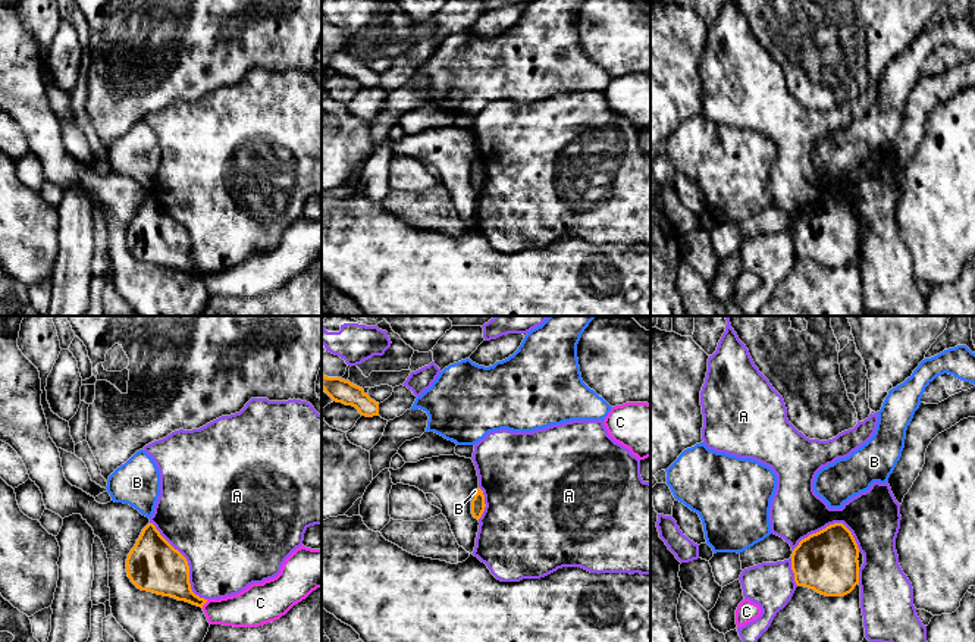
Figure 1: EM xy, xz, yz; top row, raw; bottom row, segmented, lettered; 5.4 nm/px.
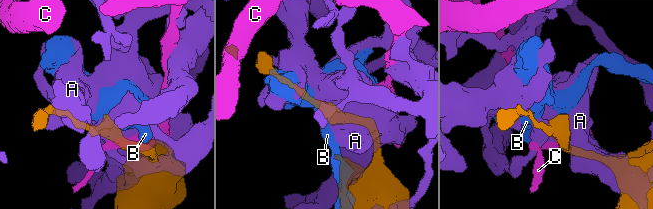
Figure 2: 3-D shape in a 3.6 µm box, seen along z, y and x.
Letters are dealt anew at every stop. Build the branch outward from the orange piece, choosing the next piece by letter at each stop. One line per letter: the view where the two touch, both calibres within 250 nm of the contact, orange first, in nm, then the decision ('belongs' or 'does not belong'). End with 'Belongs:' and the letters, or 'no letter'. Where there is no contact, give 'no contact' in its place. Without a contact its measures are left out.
A: xy | 300/480 nm | does not belong
B: xz | 80/20 nm | does not belong
C: xy | 220/200 nm | does not belong
Belongs: no letter

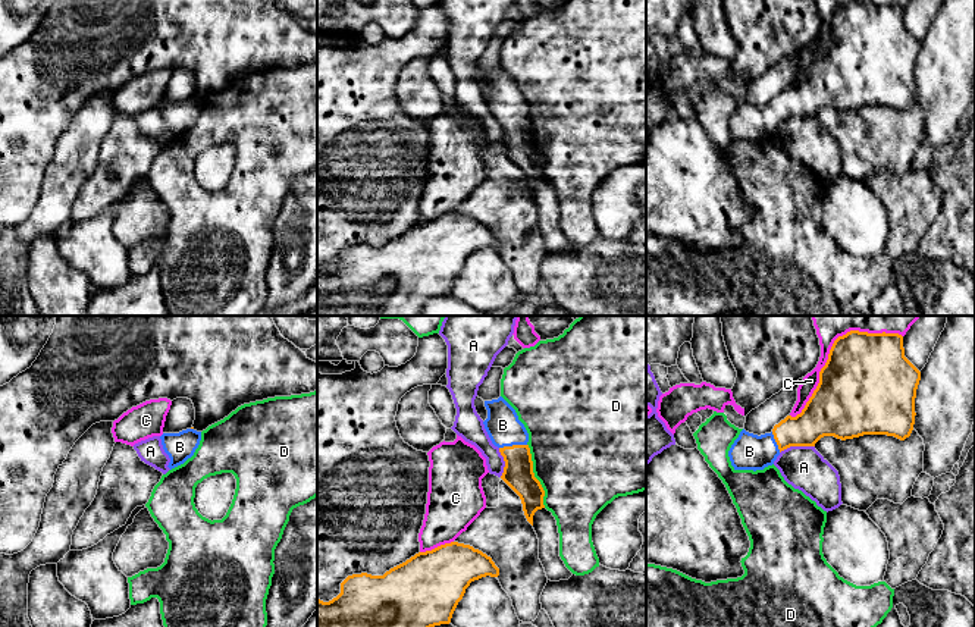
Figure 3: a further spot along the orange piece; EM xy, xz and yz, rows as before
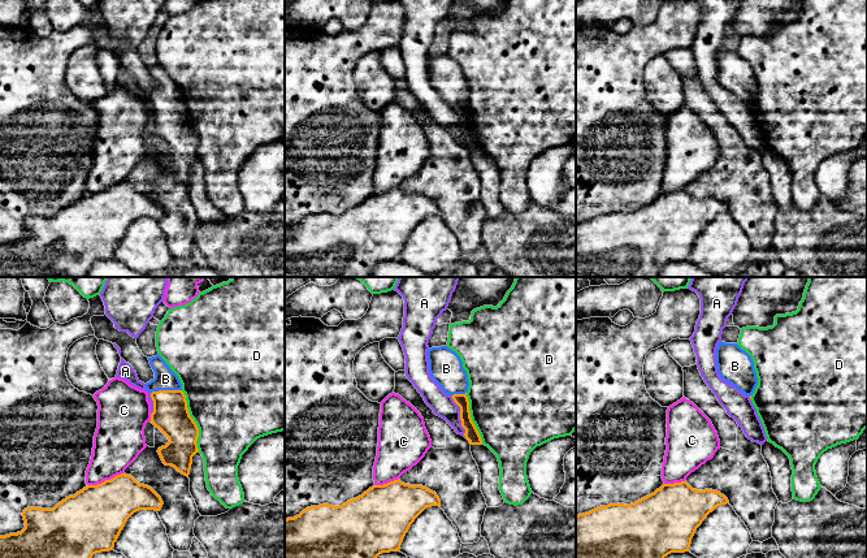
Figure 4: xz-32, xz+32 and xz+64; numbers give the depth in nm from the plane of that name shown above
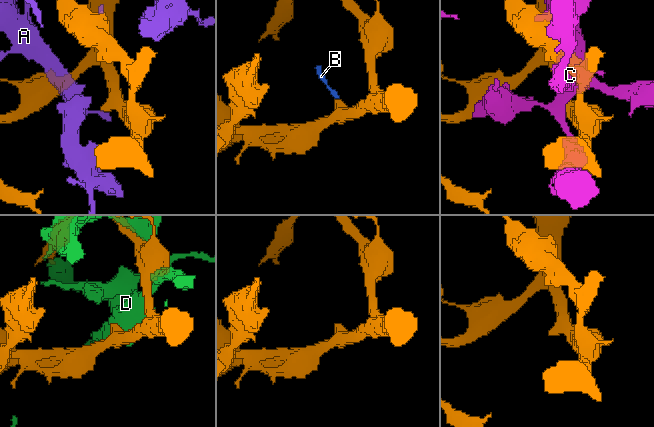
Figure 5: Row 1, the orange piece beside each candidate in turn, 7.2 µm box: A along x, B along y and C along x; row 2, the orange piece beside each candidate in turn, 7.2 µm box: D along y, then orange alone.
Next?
A: yz | 260/240 nm | does not belong
B: xz | 160/190 nm | belongs
C: yz | 480/90 nm | does not belong
D: xz | 160/460 nm | does not belong
Belongs: B

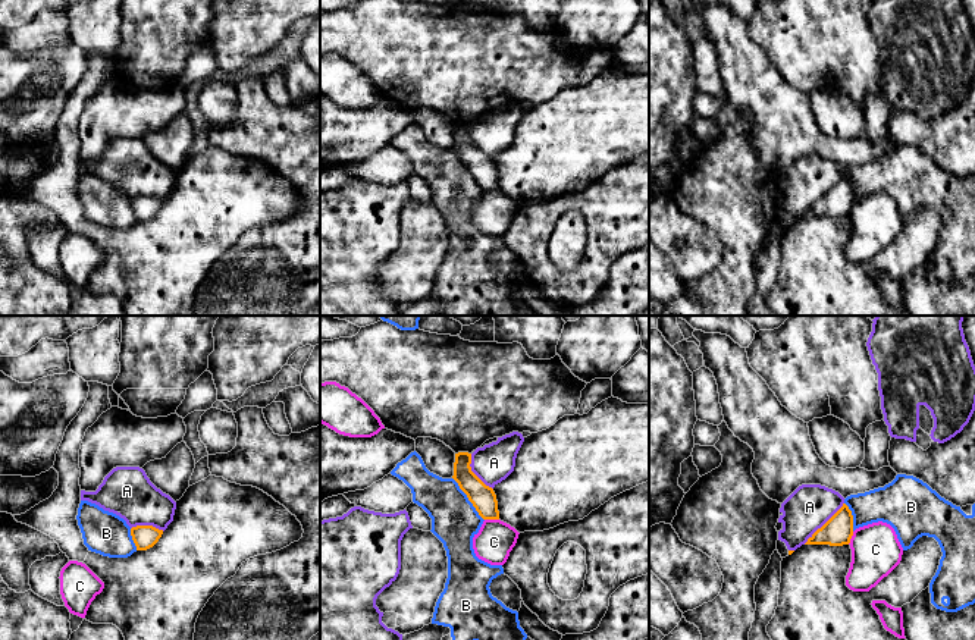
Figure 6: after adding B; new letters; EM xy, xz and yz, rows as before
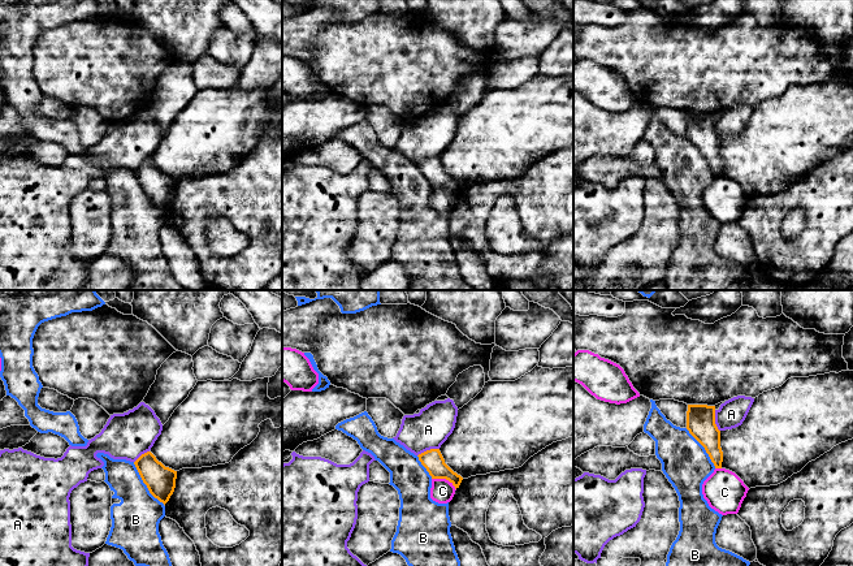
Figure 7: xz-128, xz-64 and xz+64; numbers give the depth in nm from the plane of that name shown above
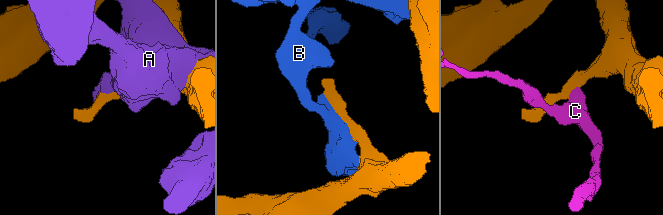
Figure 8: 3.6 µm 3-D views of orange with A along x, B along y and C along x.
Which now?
A: yz | 160/240 nm | does not belong
B: xz | 140/260 nm | does not belong
C: xz | 140/200 nm | does not belong
Belongs: no letter

